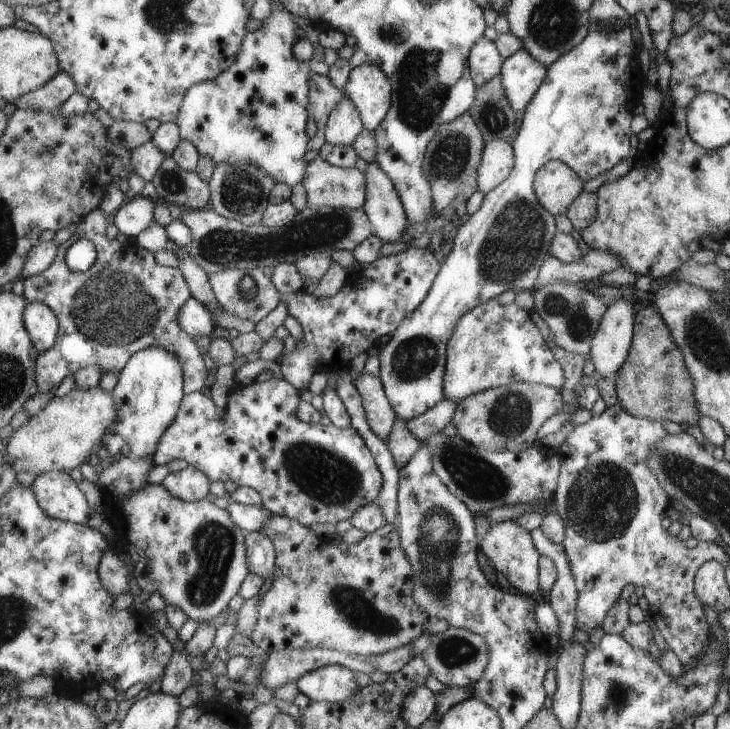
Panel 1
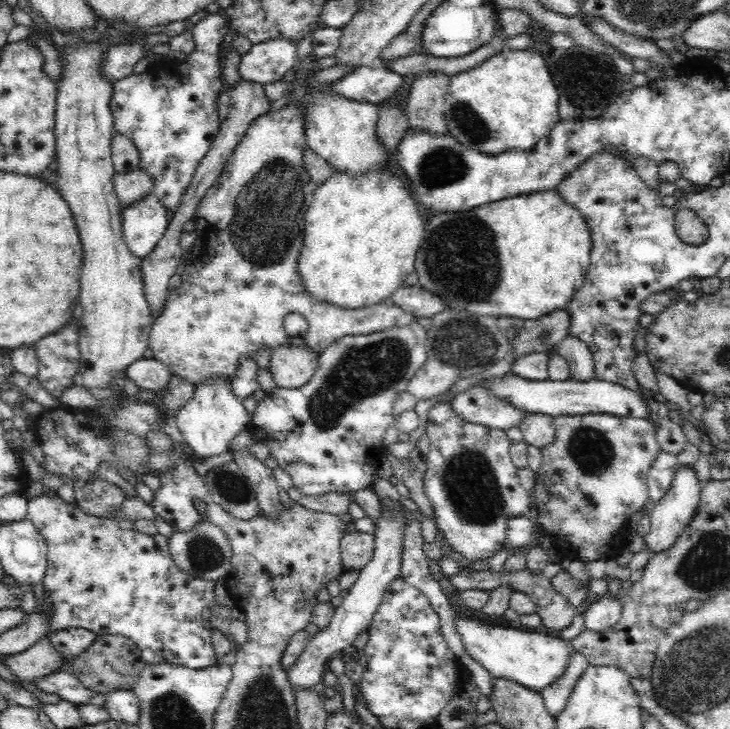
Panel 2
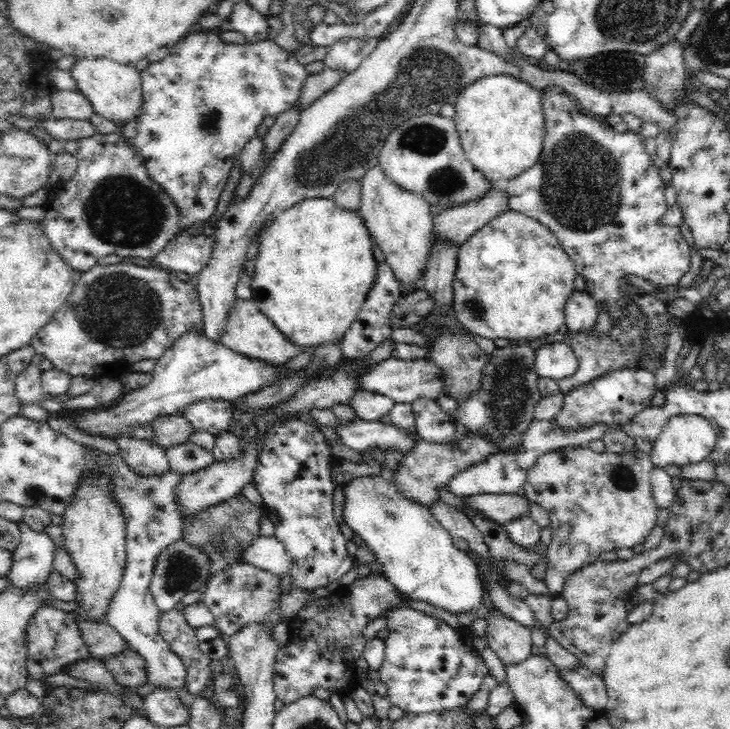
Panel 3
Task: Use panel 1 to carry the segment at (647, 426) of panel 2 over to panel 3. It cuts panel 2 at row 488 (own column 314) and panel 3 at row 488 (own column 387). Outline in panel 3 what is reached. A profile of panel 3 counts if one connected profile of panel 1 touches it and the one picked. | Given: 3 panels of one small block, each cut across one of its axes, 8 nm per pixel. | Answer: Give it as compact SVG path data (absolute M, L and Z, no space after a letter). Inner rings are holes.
M578 446L547 453L539 457L536 465L528 470L522 493L530 503L545 508L551 519L552 541L545 556L547 571L543 581L550 589L550 596L560 596L568 574L598 561L602 552L634 548L650 536L656 527L659 511L650 486L652 469L650 456L639 450L636 453L605 452L600 455L592 452L587 446Z

